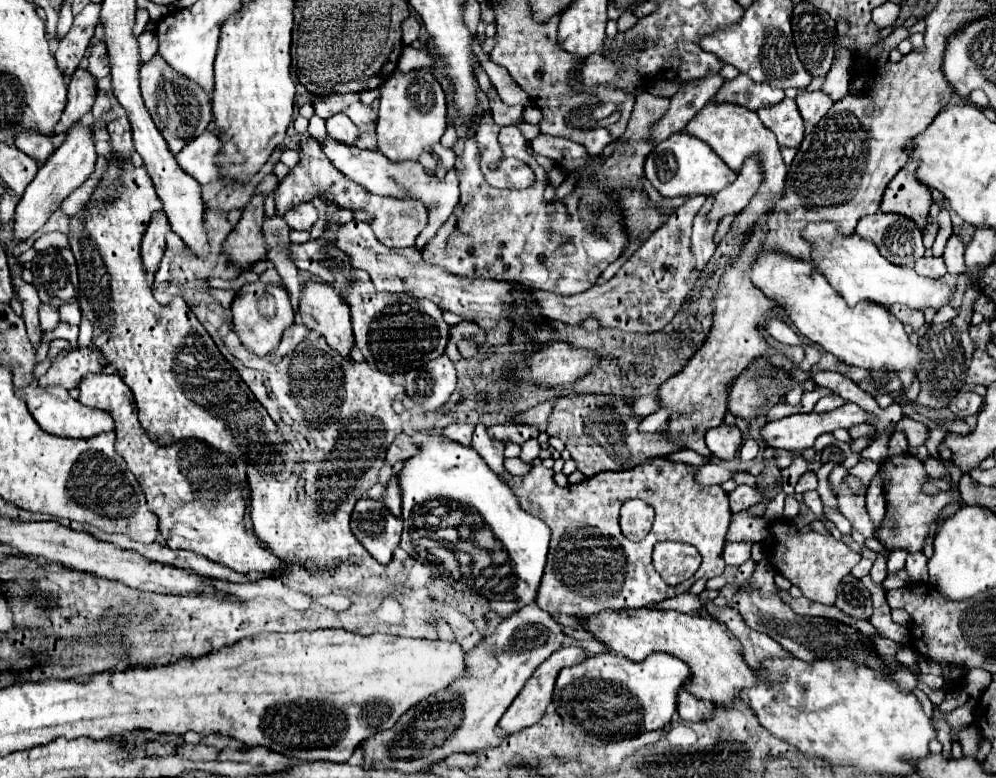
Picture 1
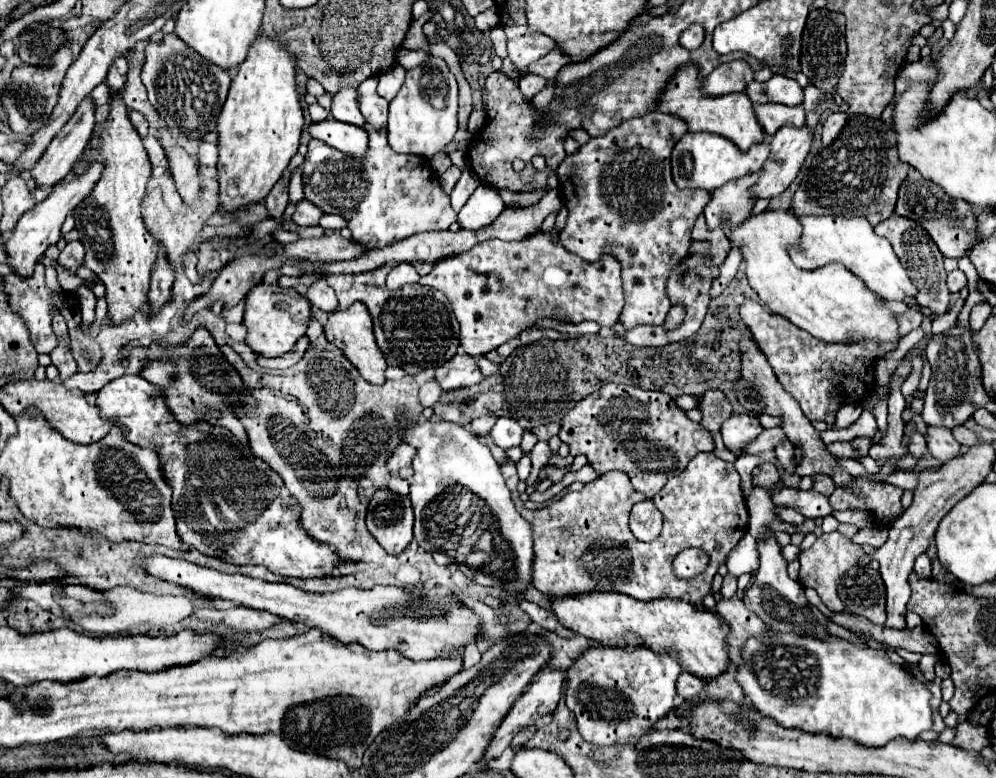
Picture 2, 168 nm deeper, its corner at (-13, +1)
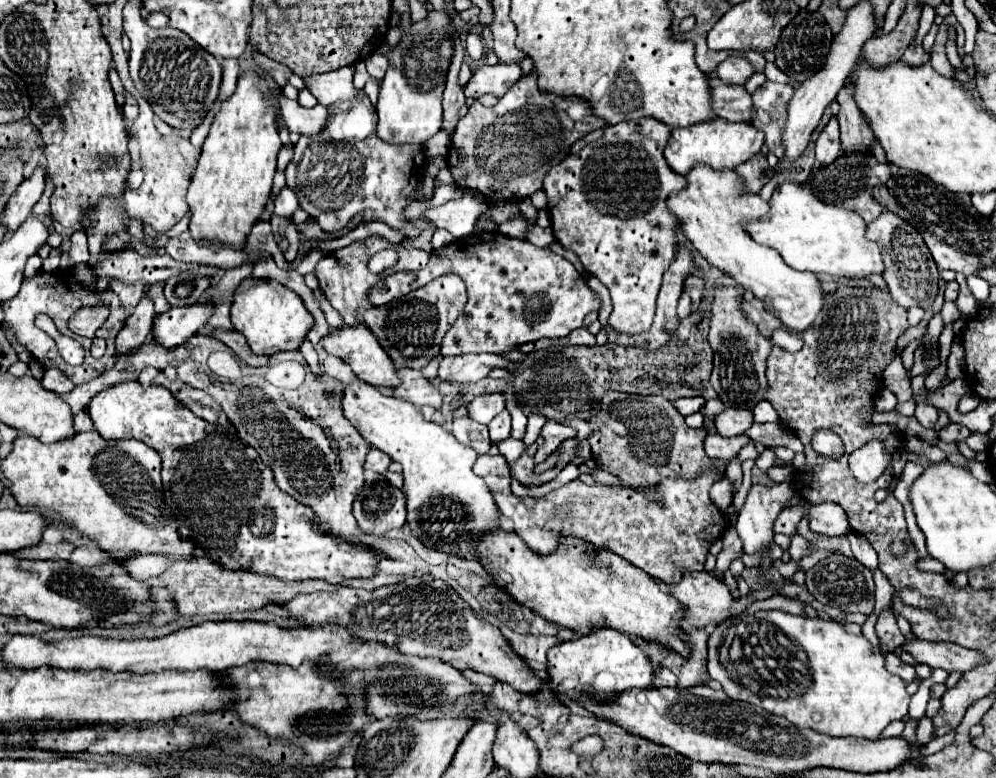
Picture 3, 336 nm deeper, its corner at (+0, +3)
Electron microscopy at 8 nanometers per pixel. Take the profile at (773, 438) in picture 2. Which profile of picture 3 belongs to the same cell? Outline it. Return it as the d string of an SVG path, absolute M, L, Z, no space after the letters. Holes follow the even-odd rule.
M707 433L703 439L703 449L707 451L709 457L713 459L735 459L739 449L749 441L749 437L739 435L739 437L721 437L717 433Z

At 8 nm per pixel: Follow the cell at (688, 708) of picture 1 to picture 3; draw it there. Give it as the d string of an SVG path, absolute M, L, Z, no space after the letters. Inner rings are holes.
M657 667L655 669L655 679L653 679L655 687L675 687L677 685L677 677L665 669L665 667Z

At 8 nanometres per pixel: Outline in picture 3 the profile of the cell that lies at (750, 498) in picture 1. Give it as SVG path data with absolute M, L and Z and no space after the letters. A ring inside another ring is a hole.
M809 503L809 527L813 533L825 537L845 537L851 533L851 525L847 513L839 505L811 505Z

